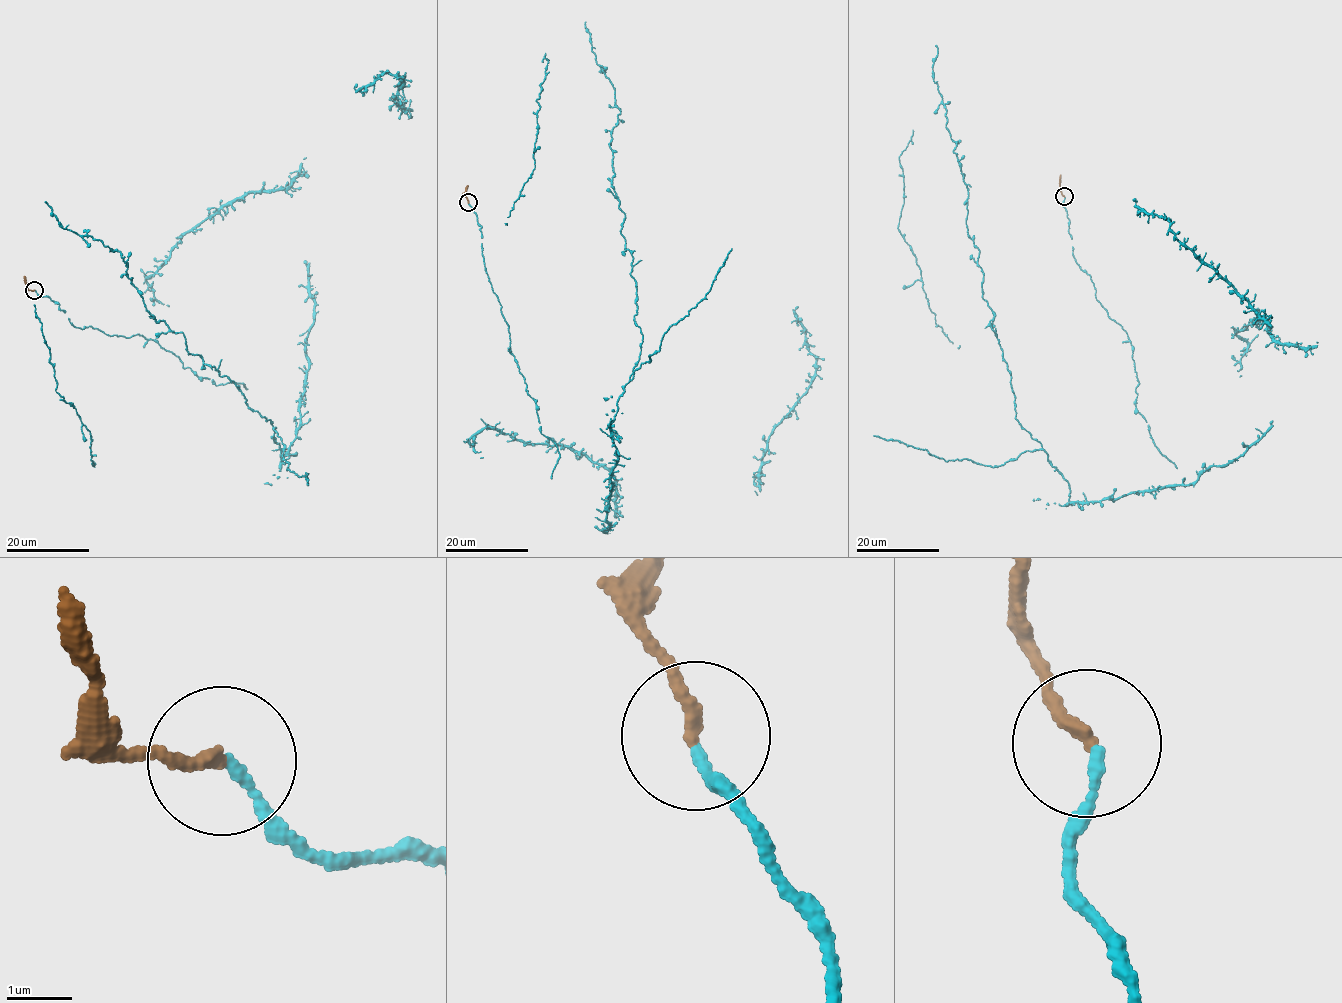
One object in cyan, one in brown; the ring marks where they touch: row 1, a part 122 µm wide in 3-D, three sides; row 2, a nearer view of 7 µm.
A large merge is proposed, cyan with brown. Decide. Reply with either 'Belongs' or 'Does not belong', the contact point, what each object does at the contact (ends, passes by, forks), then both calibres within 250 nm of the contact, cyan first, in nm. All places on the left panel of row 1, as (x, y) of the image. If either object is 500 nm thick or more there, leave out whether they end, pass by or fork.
Belongs. Place: (34, 290). At the ring cyan ends. At the ring brown ends. Thickness 130 nm (cyan) against 190 nm

